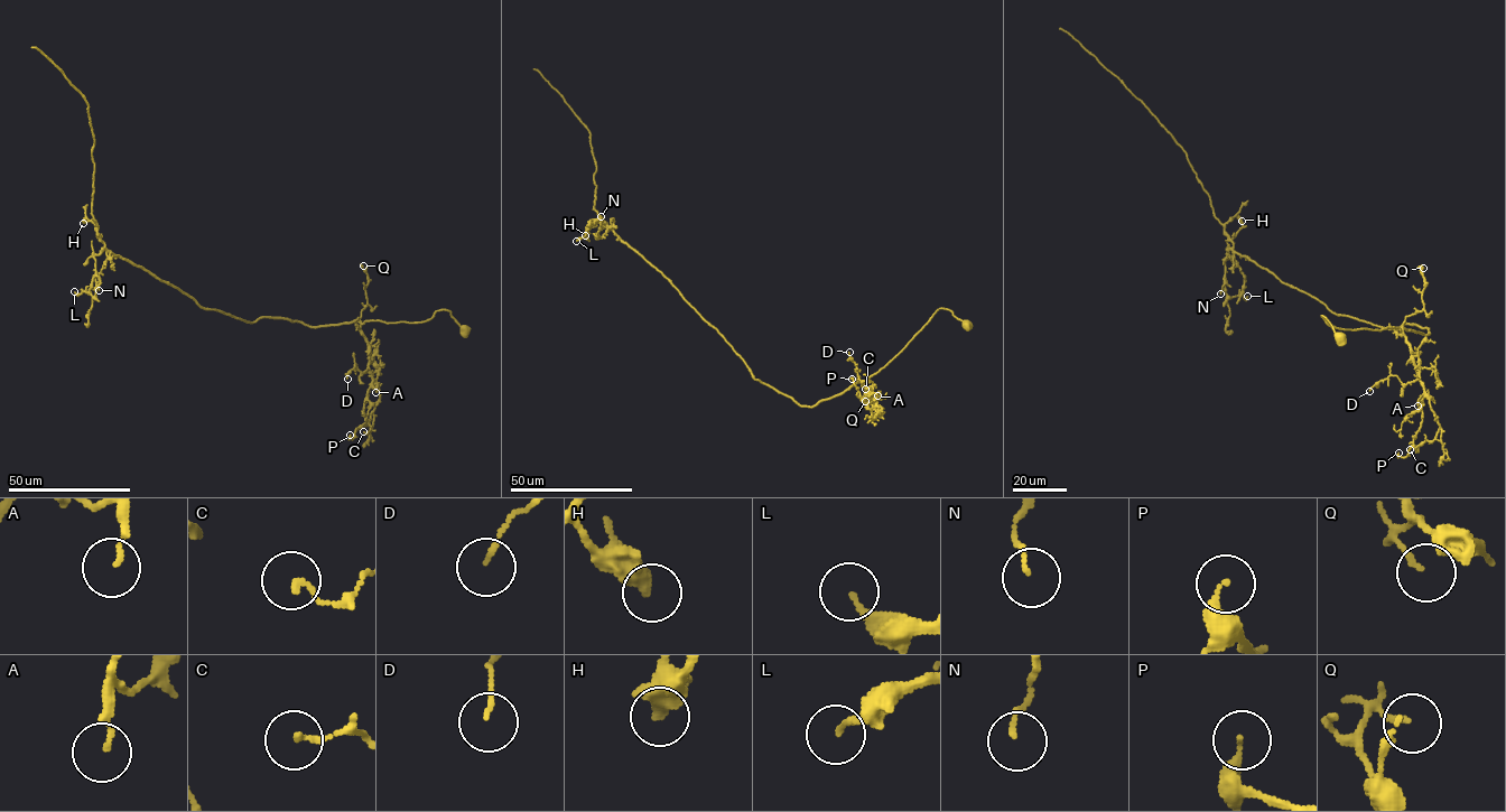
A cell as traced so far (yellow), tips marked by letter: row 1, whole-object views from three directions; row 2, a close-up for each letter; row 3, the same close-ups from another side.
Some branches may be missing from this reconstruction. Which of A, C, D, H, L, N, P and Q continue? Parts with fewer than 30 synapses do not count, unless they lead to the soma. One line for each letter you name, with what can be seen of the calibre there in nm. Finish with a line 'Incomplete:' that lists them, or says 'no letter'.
Incomplete: no letter

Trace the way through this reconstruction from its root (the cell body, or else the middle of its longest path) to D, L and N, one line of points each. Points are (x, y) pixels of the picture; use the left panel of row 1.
D: (465, 329), (446, 309), (421, 322), (365, 320), (360, 329), (368, 367), (361, 372), (355, 364), (347, 379)
L: (465, 329), (446, 309), (414, 323), (247, 322), (202, 308), (104, 249), (93, 257), (90, 290), (74, 291)
N: (465, 329), (446, 309), (414, 323), (247, 322), (202, 308), (104, 249), (93, 257), (99, 290)

